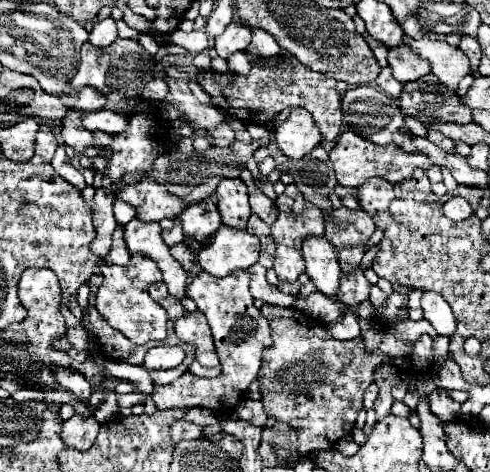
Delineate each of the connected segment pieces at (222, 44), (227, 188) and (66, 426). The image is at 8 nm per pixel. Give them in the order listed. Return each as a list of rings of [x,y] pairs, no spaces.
[[[231,22],[223,34],[215,38],[215,50],[221,58],[227,58],[233,52],[245,50],[251,42],[251,28],[245,26],[243,22]]]
[[[223,180],[215,192],[221,222],[231,228],[245,228],[251,216],[247,186],[241,180]]]
[[[75,414],[73,418],[65,420],[61,426],[61,440],[65,442],[67,448],[75,450],[87,450],[97,434],[99,434],[101,424],[95,420],[95,416],[79,416]]]

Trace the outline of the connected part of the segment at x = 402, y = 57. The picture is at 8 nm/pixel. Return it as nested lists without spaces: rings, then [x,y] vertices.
[[[405,44],[389,48],[389,66],[393,70],[393,76],[403,84],[429,74],[429,64],[425,64],[425,60],[419,56],[413,56],[413,50],[405,48]]]

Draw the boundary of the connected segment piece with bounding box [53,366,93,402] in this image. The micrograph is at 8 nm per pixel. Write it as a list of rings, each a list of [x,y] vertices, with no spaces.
[[[53,366],[53,374],[55,374],[55,380],[57,384],[63,388],[63,390],[69,390],[73,392],[81,402],[87,402],[89,396],[91,396],[91,384],[85,380],[85,376],[75,370],[75,368],[61,368],[61,366]]]

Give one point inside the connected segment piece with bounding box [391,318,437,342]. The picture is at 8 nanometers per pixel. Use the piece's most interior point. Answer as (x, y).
(408, 330)

